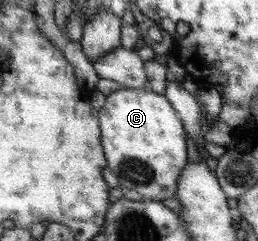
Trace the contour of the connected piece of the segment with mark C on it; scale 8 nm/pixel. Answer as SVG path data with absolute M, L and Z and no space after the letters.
M120 88L106 96L101 111L101 148L107 159L107 167L117 176L118 185L133 189L143 199L158 201L174 197L181 171L187 167L185 133L180 117L172 109L164 95L156 95L149 89Z

